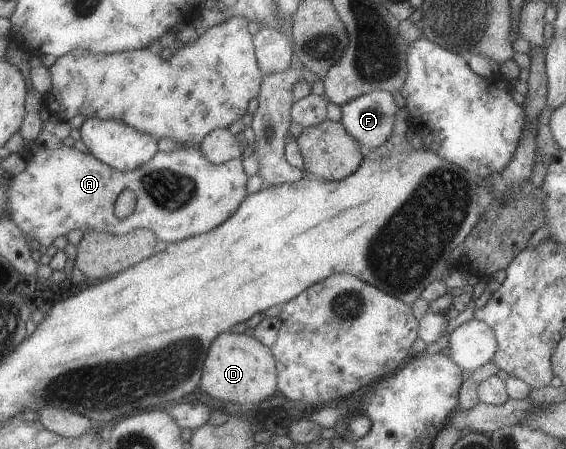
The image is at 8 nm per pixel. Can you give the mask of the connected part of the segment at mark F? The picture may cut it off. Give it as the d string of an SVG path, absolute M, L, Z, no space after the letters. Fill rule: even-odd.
M375 90L344 103L340 122L360 145L378 148L392 136L399 110L393 92Z

